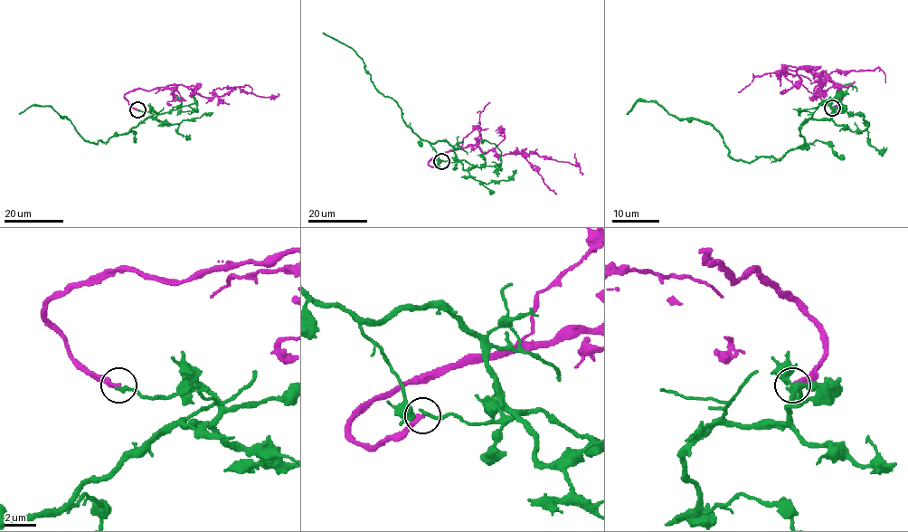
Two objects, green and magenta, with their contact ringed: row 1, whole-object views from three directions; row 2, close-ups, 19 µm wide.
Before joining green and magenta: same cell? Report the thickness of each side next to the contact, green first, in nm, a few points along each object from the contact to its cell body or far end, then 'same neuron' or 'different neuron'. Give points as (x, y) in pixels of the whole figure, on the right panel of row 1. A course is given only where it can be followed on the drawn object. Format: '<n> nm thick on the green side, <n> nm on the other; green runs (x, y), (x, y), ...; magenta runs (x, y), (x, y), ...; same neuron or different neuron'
240 nm thick on the green side, 300 nm on the other; green runs (832, 108), (802, 127), (800, 146), (746, 162), (712, 126), (656, 101), (626, 114); magenta runs (832, 108), (841, 91), (809, 66), (818, 67), (820, 88), (823, 71), (834, 86), (855, 81); different neuron

